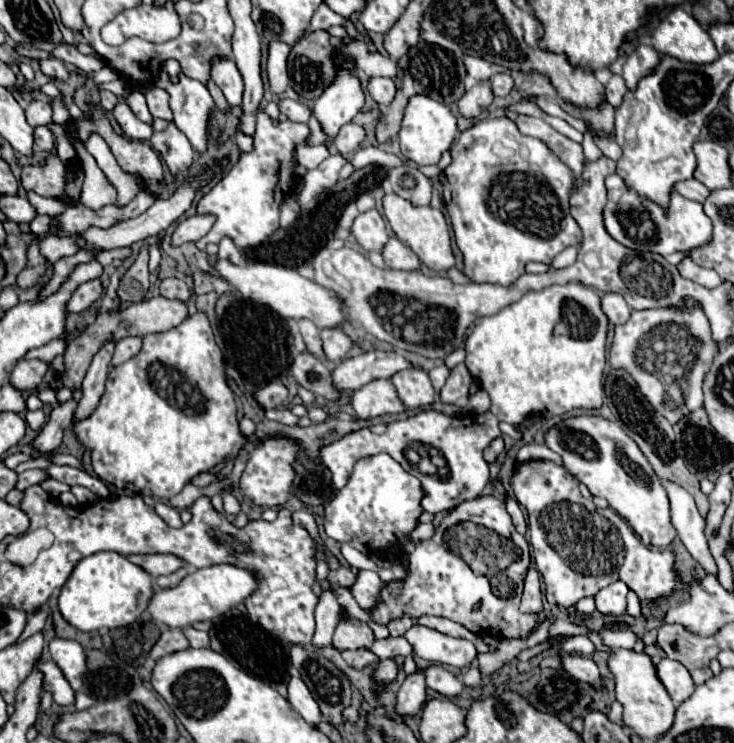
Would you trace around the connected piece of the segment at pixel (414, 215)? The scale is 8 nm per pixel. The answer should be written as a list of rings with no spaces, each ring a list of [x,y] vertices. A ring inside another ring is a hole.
[[[386,192],[382,198],[384,204],[384,214],[394,230],[394,234],[412,248],[412,252],[432,270],[432,272],[446,272],[448,268],[454,266],[454,256],[452,256],[452,248],[450,248],[450,232],[448,232],[448,224],[444,214],[438,208],[432,206],[414,206],[410,200],[394,194],[394,192]]]

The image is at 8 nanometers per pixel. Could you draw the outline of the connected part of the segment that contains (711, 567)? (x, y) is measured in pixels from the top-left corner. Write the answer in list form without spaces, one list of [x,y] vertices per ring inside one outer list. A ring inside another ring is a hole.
[[[664,482],[664,488],[668,490],[670,496],[670,510],[672,510],[672,524],[678,530],[686,550],[692,554],[692,558],[710,574],[718,576],[718,566],[714,556],[710,554],[708,548],[708,538],[706,538],[706,520],[700,516],[692,496],[680,488],[678,484]]]

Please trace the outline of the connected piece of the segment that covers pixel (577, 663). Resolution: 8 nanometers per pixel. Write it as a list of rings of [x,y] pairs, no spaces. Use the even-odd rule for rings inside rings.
[[[564,656],[564,668],[580,682],[586,682],[590,684],[592,688],[596,688],[598,692],[604,690],[604,678],[600,676],[600,670],[598,666],[590,660],[590,658],[584,658],[584,656]]]

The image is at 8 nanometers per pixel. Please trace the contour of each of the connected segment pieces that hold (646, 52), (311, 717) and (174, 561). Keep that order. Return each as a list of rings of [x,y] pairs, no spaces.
[[[636,44],[634,50],[630,54],[626,54],[624,58],[624,80],[628,88],[636,88],[638,80],[642,76],[646,76],[646,72],[650,72],[650,68],[654,68],[654,64],[658,64],[658,52],[652,46],[644,46],[644,44]]]
[[[292,676],[292,680],[288,682],[288,702],[308,724],[316,726],[322,722],[322,712],[300,676]]]
[[[144,554],[144,556],[128,556],[128,560],[136,566],[140,566],[142,570],[146,570],[152,578],[158,578],[162,574],[172,574],[174,570],[178,570],[180,566],[184,566],[182,560],[178,560],[176,556],[170,554]]]

